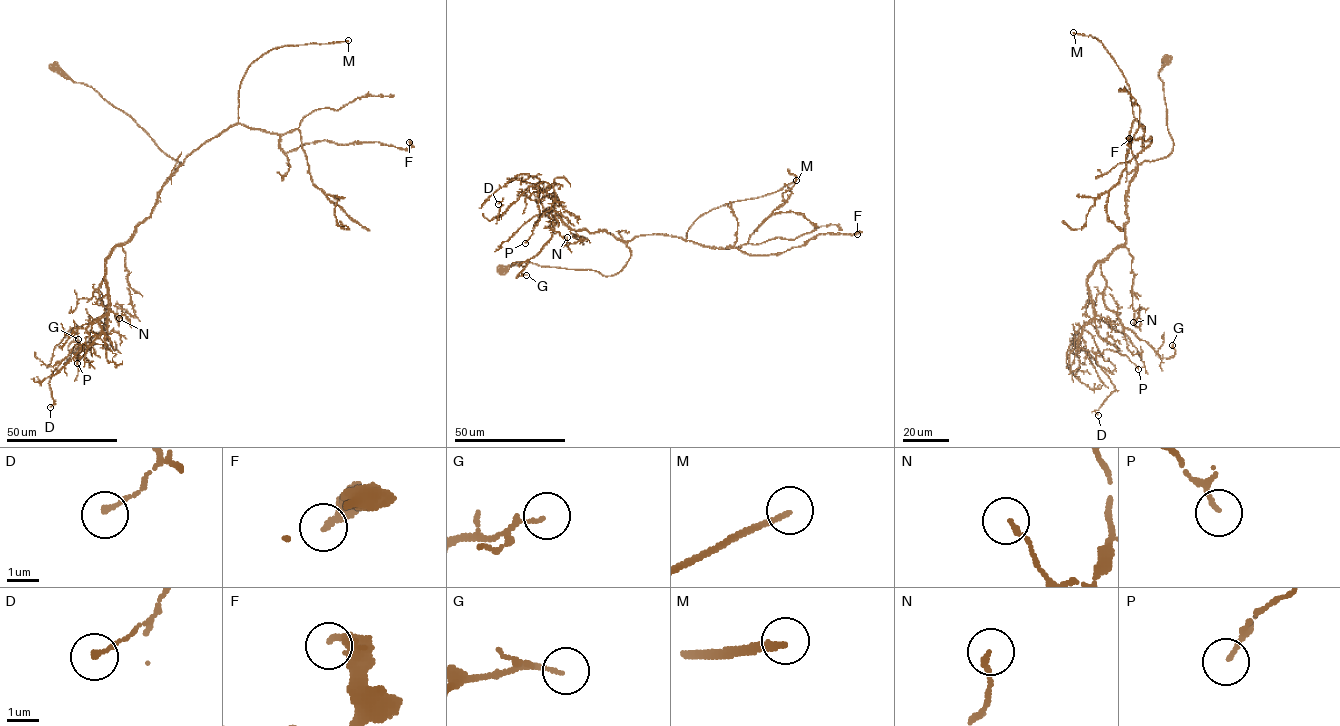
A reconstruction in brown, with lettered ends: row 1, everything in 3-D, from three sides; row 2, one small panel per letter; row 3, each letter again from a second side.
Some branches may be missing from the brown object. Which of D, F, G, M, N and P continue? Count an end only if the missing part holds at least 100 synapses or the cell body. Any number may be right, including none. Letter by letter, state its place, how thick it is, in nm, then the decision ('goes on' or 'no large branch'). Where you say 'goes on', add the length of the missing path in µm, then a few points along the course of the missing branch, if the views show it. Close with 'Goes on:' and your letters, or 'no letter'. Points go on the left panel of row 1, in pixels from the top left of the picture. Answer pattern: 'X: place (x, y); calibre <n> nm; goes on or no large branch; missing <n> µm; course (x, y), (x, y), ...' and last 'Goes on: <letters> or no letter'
D: place (50, 407); calibre 160 nm; no large branch
F: place (409, 142); calibre 280 nm; no large branch
G: place (78, 339); calibre 80 nm; no large branch
M: place (348, 40); calibre 180 nm; goes on; missing 160 µm
N: place (119, 318); calibre 140 nm; no large branch
P: place (77, 363); calibre 120 nm; no large branch
Goes on: M

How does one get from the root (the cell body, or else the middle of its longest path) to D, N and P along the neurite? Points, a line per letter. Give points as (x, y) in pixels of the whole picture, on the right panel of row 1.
D: (1165, 59), (1173, 150), (1138, 166), (1125, 242), (1088, 278), (1094, 317), (1076, 341), (1114, 386), (1098, 415)
N: (1165, 59), (1158, 76), (1173, 150), (1141, 163), (1126, 195), (1125, 246), (1140, 325), (1133, 322)
P: (1165, 59), (1173, 150), (1138, 166), (1125, 242), (1088, 279), (1094, 317), (1078, 342), (1138, 369)

